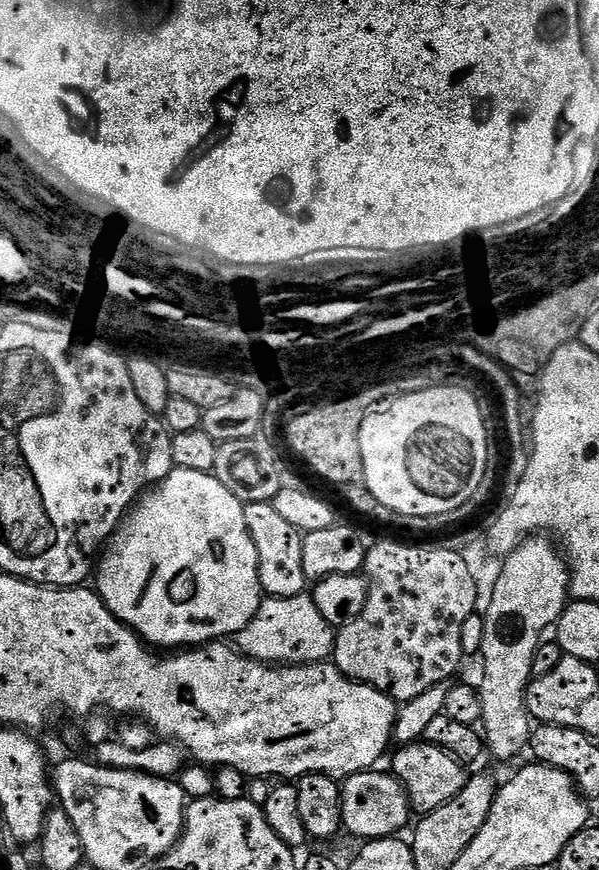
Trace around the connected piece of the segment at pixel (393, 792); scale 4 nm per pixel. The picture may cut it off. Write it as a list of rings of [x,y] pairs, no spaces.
[[[369,770],[347,777],[343,781],[342,798],[343,831],[352,836],[361,836],[361,841],[382,840],[395,837],[408,824],[410,805],[406,790],[397,782],[395,776],[387,771]]]

